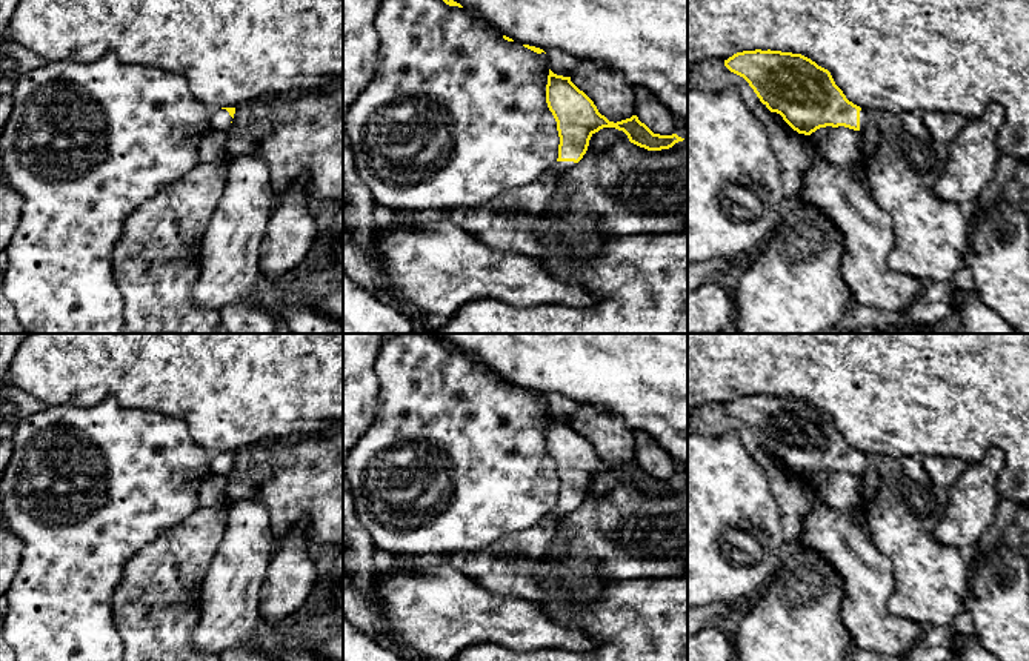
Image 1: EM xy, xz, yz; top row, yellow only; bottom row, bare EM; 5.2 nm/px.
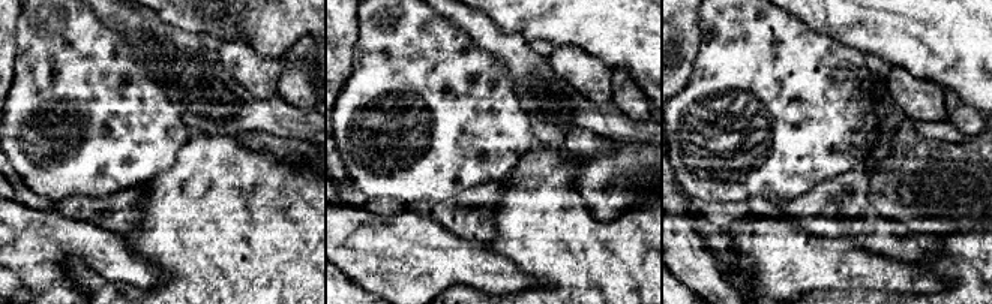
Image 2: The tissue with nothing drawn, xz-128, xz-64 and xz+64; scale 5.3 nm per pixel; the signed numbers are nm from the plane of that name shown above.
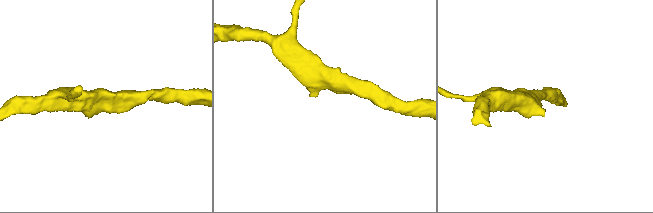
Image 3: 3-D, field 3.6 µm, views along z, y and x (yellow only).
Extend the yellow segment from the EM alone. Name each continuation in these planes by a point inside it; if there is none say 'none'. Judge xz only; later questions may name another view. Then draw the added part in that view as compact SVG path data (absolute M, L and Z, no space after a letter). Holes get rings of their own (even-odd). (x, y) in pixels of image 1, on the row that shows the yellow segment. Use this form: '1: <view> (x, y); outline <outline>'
1: xz (560, 168); outline M557 161L552 169L554 169L558 175L563 175L566 171L569 171L569 169L574 168L574 166L575 166L574 161Z

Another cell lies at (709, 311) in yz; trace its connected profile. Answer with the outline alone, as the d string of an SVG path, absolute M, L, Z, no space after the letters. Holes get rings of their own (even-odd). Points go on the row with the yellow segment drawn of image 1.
M704 283L688 292L688 334L720 334L734 329L734 303L728 292L714 283Z

